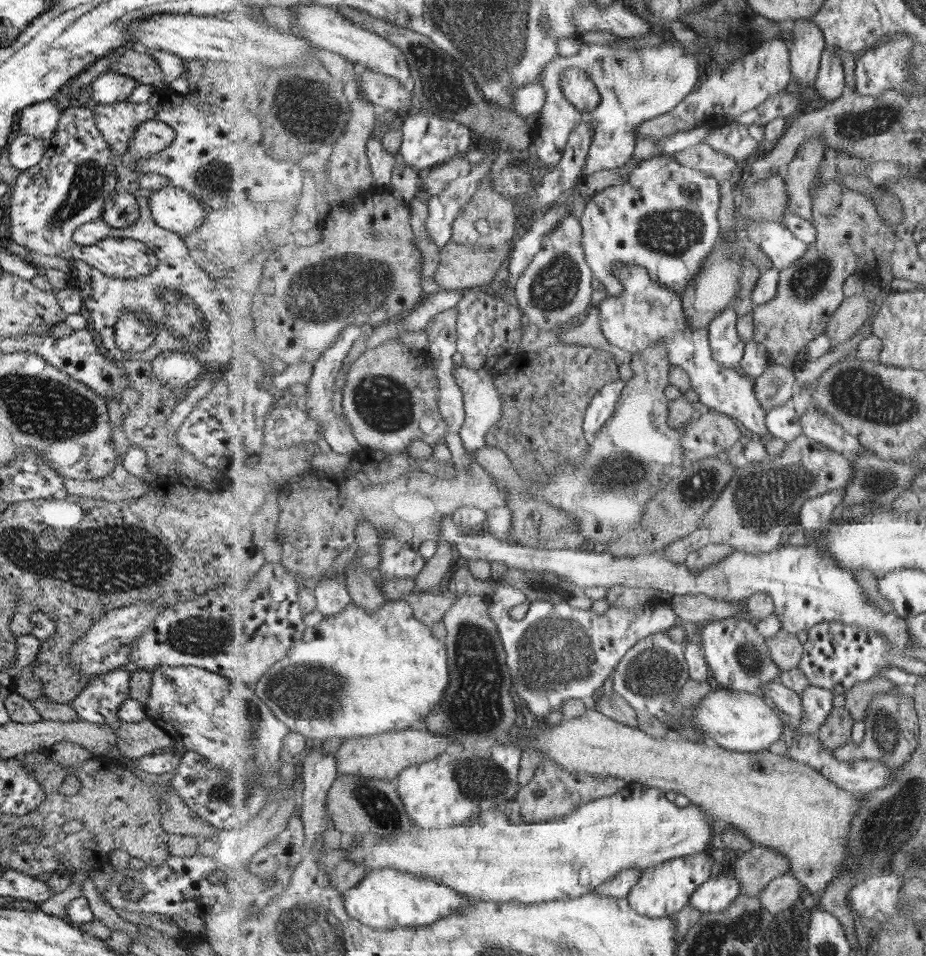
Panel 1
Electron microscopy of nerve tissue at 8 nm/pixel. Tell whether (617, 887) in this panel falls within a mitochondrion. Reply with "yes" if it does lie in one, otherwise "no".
no

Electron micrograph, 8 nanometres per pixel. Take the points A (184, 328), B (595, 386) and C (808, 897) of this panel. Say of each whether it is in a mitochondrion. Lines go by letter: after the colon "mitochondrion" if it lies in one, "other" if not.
A: mitochondrion
B: other
C: other

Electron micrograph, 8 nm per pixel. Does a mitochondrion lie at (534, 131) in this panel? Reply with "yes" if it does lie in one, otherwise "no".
no

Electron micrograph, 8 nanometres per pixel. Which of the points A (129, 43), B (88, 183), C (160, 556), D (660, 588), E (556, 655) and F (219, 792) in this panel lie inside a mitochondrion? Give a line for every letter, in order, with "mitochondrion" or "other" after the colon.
A: other
B: mitochondrion
C: mitochondrion
D: other
E: mitochondrion
F: mitochondrion

